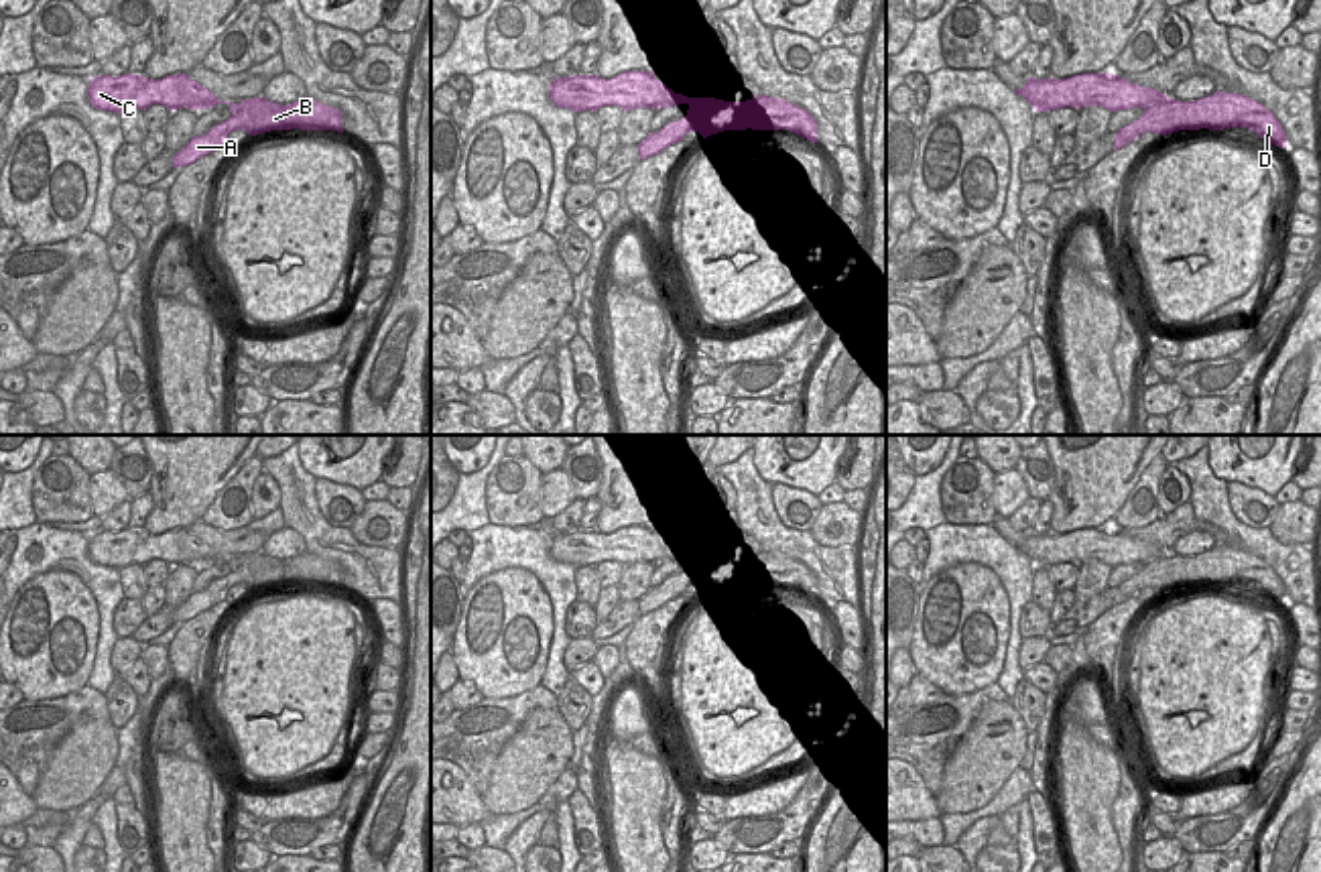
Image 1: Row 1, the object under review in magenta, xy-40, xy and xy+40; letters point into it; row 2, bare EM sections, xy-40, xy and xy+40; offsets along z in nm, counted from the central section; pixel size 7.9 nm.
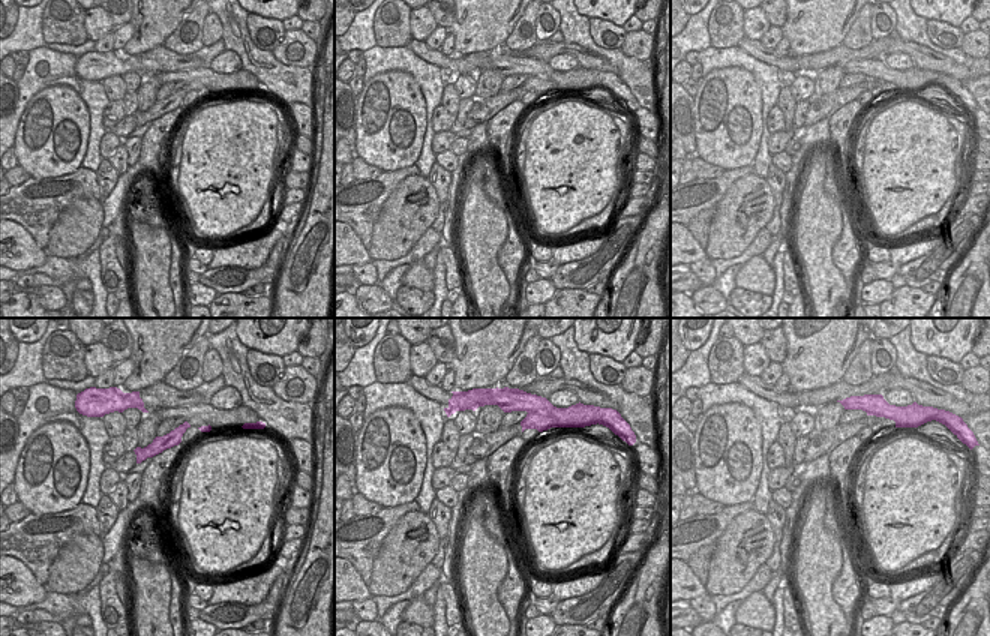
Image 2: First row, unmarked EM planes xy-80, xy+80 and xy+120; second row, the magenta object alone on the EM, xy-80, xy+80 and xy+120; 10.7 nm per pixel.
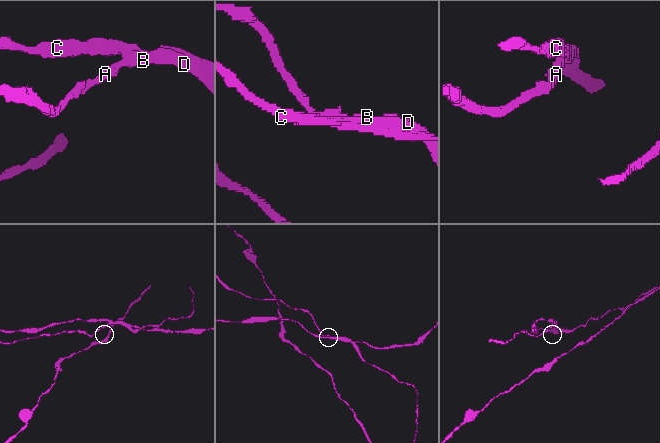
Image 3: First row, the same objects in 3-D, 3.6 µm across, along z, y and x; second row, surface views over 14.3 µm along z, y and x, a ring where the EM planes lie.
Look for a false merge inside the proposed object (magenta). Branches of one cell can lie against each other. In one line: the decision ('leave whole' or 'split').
split

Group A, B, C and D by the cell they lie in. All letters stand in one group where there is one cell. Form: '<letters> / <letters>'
A B D / C

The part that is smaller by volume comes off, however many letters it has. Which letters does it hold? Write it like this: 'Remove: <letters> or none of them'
Remove: A, B, D

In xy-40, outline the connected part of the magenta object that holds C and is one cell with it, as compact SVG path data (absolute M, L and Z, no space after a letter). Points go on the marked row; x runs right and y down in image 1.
M185 73L167 75L163 79L146 79L144 75L98 75L87 85L89 104L106 112L146 110L152 104L181 110L205 110L217 104L230 104L217 100L209 89L193 81Z

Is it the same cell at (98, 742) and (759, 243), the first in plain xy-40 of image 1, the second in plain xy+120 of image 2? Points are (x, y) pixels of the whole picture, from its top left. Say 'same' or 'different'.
different

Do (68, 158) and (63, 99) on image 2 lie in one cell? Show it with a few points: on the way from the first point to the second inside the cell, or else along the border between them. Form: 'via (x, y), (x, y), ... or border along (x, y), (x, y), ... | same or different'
via (63, 143), (63, 114) | same

